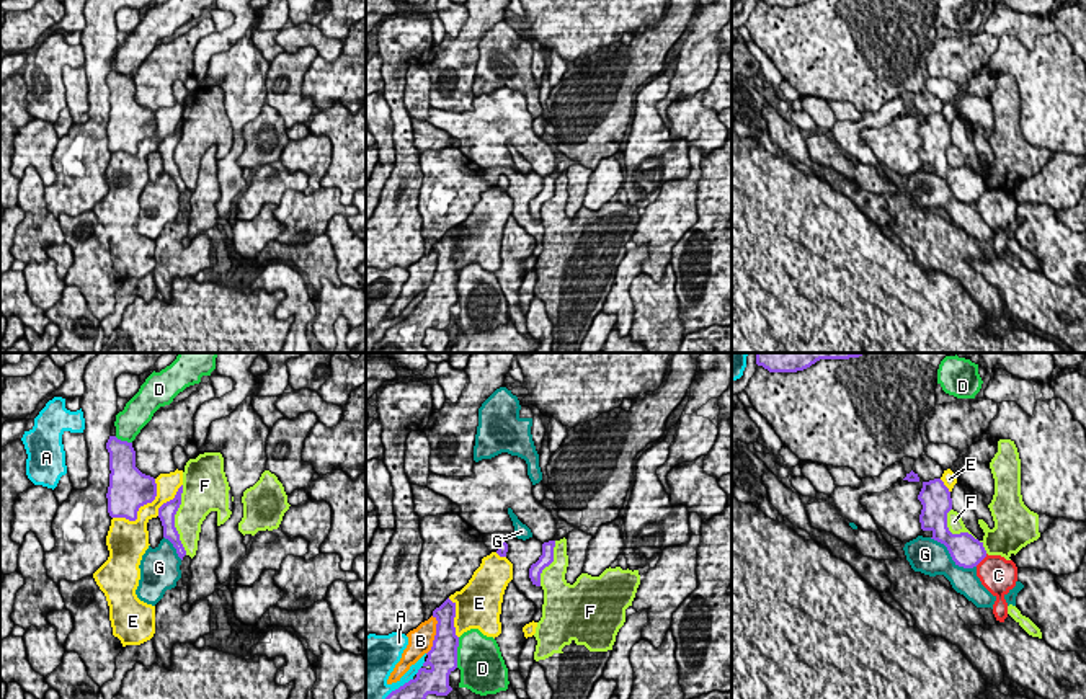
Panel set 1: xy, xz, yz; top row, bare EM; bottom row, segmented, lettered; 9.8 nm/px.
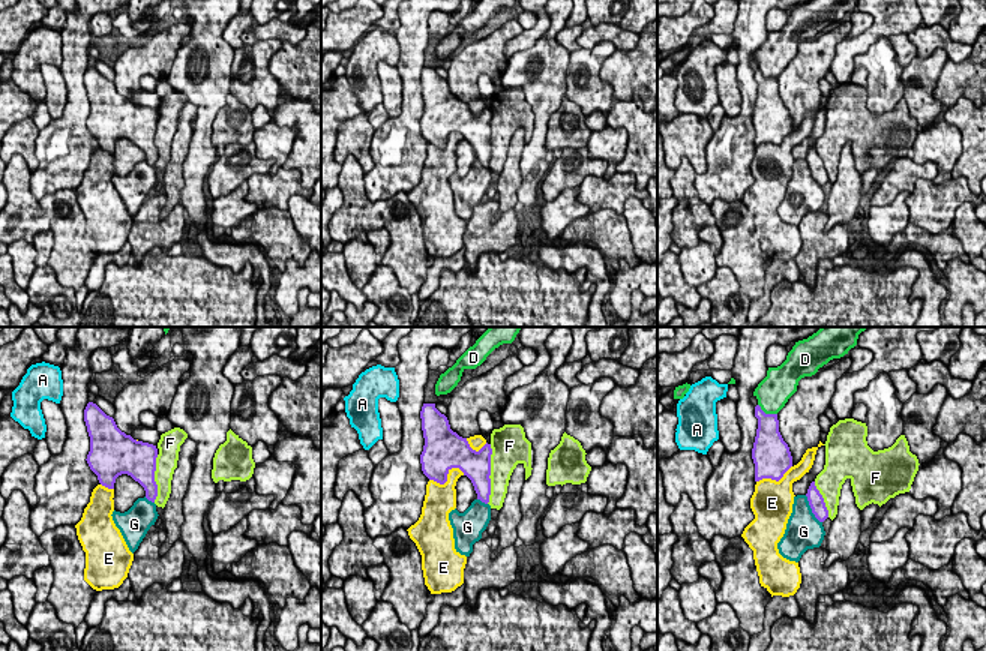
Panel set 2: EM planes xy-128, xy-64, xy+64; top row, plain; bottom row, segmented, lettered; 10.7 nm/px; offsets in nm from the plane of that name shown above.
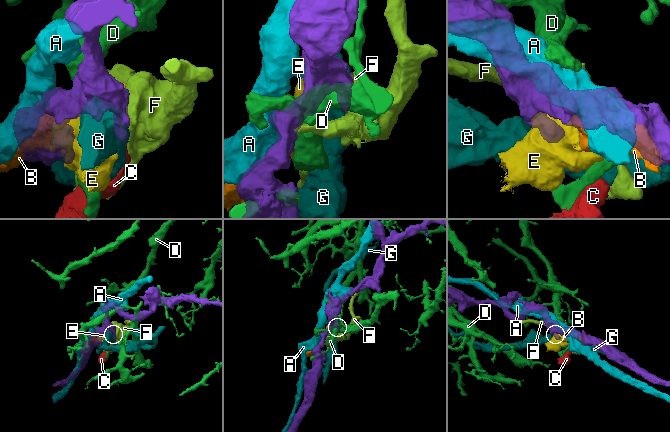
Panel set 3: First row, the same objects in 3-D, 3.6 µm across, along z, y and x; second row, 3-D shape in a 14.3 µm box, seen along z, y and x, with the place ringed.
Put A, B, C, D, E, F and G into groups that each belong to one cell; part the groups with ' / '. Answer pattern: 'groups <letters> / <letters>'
groups A / B E / C / D / F / G

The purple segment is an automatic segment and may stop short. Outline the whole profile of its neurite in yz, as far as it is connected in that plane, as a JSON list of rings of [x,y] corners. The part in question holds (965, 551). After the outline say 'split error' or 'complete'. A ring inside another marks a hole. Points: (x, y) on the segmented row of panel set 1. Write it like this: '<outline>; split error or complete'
[[[941,479],[923,482],[918,500],[923,505],[919,514],[921,529],[931,531],[931,539],[947,547],[955,565],[973,568],[986,557],[983,542],[972,534],[952,534],[949,531],[947,513],[952,510],[952,498],[949,488]]]; complete

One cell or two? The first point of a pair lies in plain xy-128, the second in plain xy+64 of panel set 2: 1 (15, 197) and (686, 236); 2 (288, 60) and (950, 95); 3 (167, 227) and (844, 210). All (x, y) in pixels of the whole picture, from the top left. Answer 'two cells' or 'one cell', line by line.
1: one cell
2: one cell
3: two cells

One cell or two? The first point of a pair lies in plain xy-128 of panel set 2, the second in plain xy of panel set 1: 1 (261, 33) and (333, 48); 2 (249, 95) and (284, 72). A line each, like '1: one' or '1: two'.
1: one
2: one

